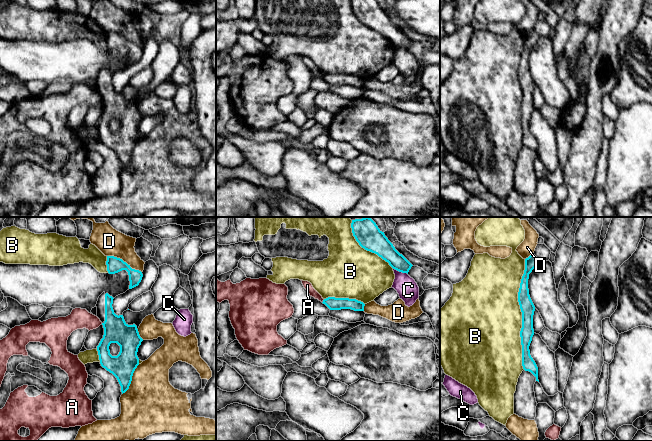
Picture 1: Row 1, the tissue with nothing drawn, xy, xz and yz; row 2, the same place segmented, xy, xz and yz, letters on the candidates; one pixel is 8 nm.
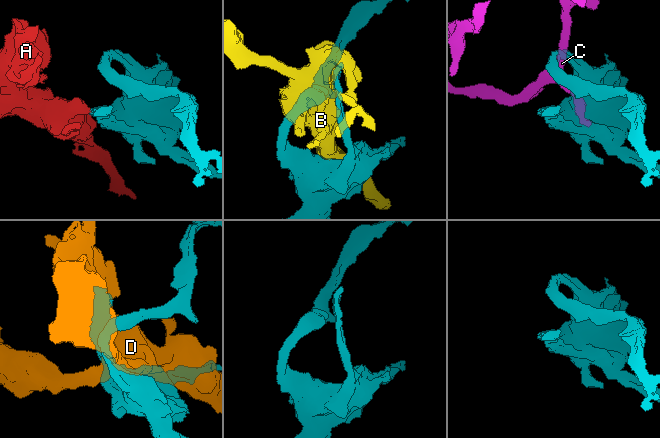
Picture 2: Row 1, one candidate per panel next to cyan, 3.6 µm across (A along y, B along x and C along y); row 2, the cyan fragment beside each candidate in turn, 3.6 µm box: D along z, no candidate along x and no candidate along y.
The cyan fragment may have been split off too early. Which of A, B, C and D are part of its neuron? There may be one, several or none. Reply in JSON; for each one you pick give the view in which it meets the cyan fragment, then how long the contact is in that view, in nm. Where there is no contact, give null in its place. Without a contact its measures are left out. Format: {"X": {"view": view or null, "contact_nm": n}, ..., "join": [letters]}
{"join": []}

